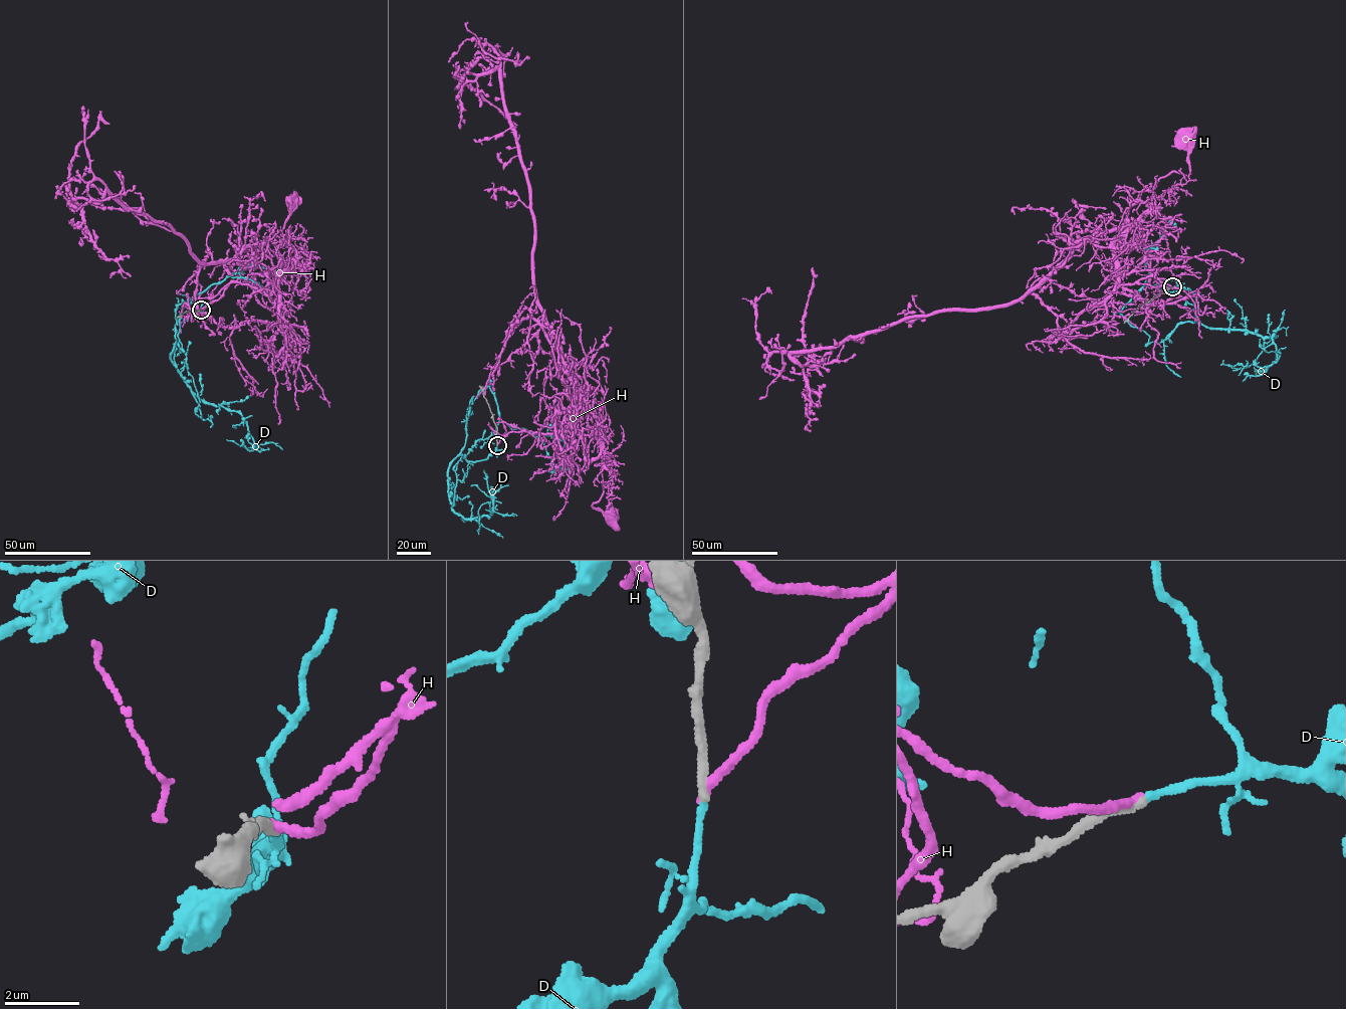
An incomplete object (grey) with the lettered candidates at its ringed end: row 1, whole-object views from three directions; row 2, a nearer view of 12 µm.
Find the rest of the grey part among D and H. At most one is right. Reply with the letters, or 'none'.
none

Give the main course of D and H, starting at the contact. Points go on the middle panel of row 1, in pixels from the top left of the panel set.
D: (497, 445), (485, 459), (468, 461), (461, 453), (450, 465), (452, 510), (465, 519), (493, 511), (483, 469)
H: (497, 444), (510, 432), (564, 431), (576, 403), (589, 407), (606, 460), (603, 494), (592, 506), (609, 519)

